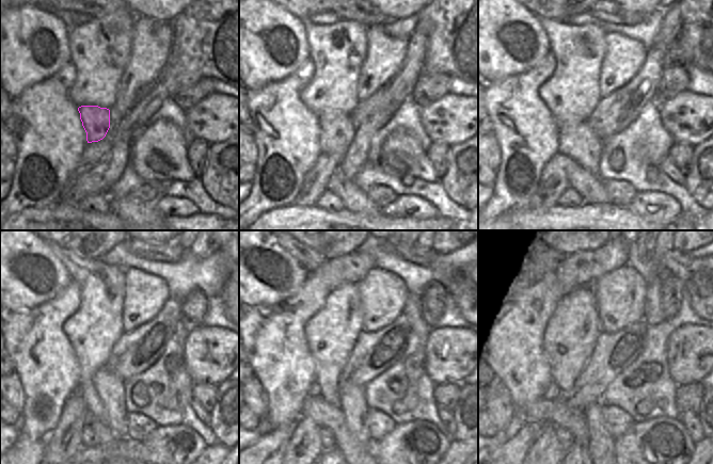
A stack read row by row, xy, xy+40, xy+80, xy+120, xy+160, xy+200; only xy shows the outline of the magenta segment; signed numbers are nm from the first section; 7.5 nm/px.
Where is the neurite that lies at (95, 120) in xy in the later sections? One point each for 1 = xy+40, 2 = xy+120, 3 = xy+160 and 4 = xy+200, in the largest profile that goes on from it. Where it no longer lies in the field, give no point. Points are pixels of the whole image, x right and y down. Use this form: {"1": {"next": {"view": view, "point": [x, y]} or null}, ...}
{"1": {"next": {"view": "xy+40", "point": [336, 131]}}, "2": {"next": {"view": "xy+120", "point": [110, 389]}}, "3": {"next": {"view": "xy+160", "point": [352, 401]}}, "4": {"next": {"view": "xy+200", "point": [601, 447]}}}

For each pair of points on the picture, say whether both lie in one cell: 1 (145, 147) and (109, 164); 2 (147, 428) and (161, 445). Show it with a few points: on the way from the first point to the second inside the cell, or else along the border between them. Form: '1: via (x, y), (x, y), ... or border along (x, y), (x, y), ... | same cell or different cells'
1: border along (133, 138), (128, 162) | different cells
2: border along (157, 426), (142, 443) | different cells

